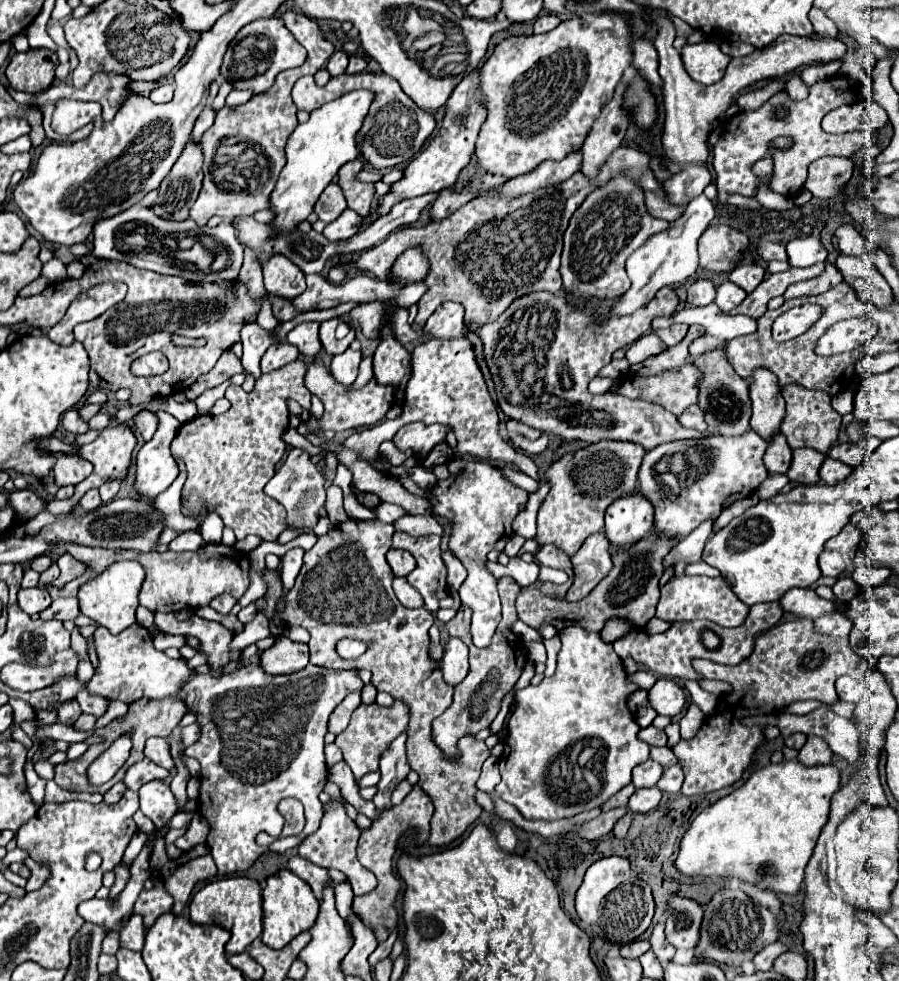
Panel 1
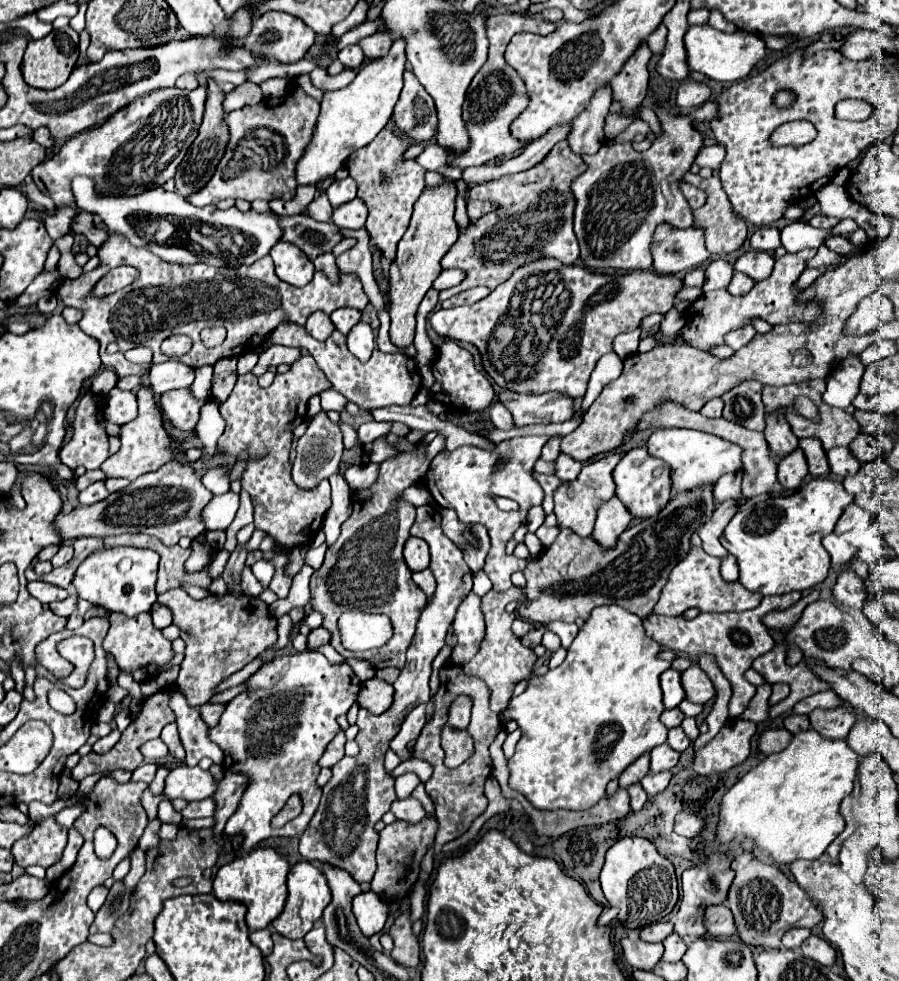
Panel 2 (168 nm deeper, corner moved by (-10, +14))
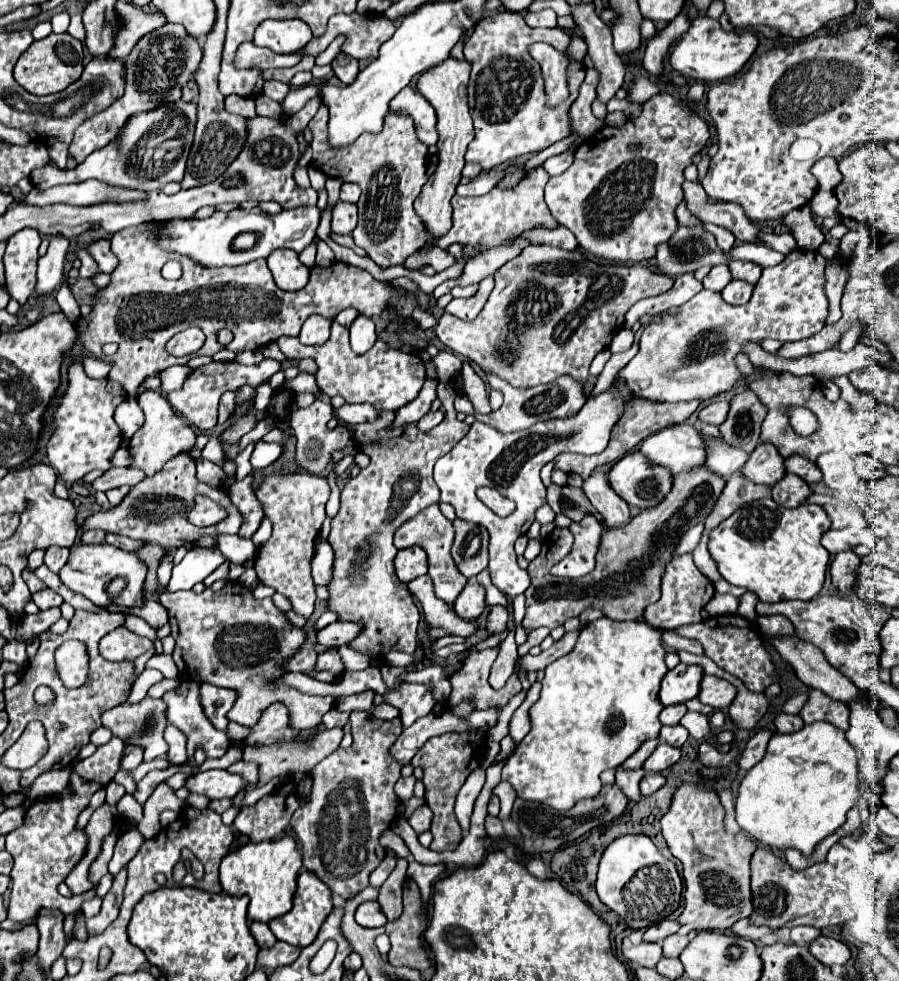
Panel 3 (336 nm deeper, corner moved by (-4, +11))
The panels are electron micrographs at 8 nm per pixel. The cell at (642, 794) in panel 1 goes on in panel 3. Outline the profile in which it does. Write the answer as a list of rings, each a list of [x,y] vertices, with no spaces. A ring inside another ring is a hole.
[[[646,773],[646,775],[642,777],[642,781],[640,781],[640,793],[642,793],[644,797],[648,797],[648,795],[656,793],[664,783],[666,783],[664,775],[660,775],[660,773]]]

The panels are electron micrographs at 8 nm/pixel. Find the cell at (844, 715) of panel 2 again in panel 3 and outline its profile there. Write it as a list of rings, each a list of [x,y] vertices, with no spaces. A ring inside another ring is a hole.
[[[812,689],[808,695],[808,701],[804,703],[800,717],[804,719],[804,723],[814,723],[814,721],[828,721],[836,727],[840,727],[842,731],[848,729],[848,705],[842,701],[834,701],[830,699],[826,693]]]

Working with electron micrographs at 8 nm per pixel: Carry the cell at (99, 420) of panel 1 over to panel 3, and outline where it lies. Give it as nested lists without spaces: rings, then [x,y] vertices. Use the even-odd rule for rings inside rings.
[[[128,397],[124,403],[118,405],[114,419],[116,419],[118,427],[122,429],[124,437],[130,439],[134,435],[134,431],[138,431],[138,427],[142,427],[144,415],[142,415],[142,409],[138,407],[138,401],[134,397]]]

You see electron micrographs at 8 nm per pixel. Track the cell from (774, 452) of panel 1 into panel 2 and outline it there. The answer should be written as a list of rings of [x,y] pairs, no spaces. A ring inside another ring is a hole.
[[[796,448],[796,452],[790,452],[788,456],[784,456],[784,460],[778,462],[778,482],[786,490],[796,490],[806,474],[808,474],[808,464],[800,448]]]

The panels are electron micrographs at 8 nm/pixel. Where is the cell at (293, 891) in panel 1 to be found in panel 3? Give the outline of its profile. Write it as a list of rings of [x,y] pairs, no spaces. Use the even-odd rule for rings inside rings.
[[[302,871],[298,877],[298,889],[294,895],[294,907],[290,909],[290,913],[286,913],[278,919],[272,919],[270,929],[278,941],[284,941],[284,943],[290,943],[296,947],[308,947],[316,939],[320,925],[324,923],[324,919],[328,917],[330,911],[332,911],[332,891],[314,873]]]

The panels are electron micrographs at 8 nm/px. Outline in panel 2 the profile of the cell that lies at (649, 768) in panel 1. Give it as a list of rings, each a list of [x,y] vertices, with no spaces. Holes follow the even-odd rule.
[[[660,744],[650,752],[650,772],[672,770],[678,764],[680,752],[672,750],[668,744]]]

